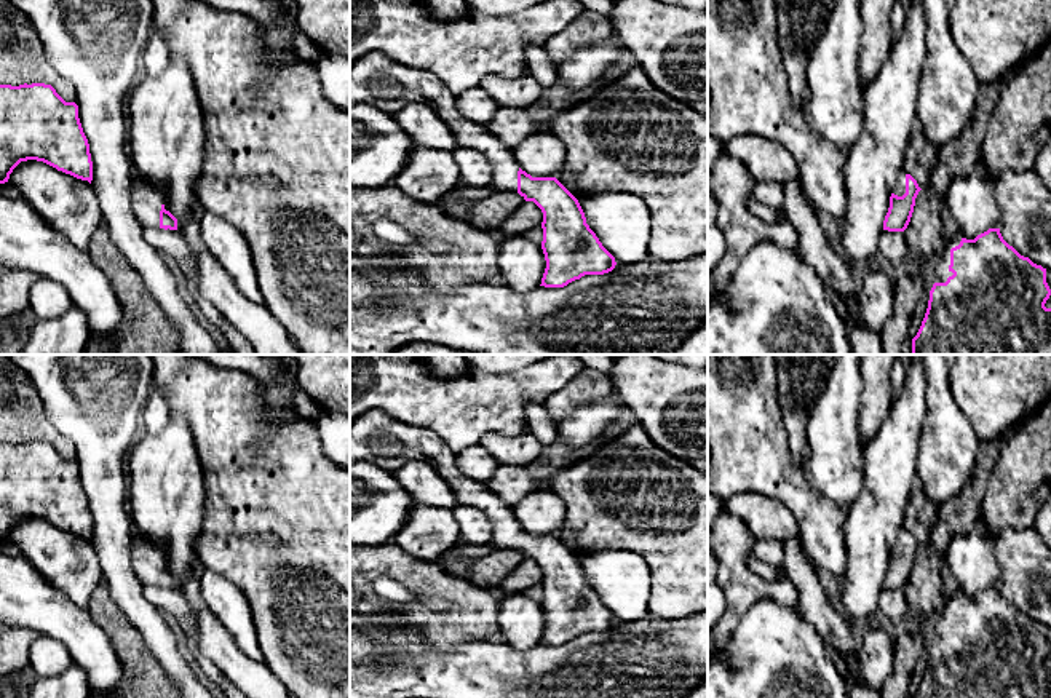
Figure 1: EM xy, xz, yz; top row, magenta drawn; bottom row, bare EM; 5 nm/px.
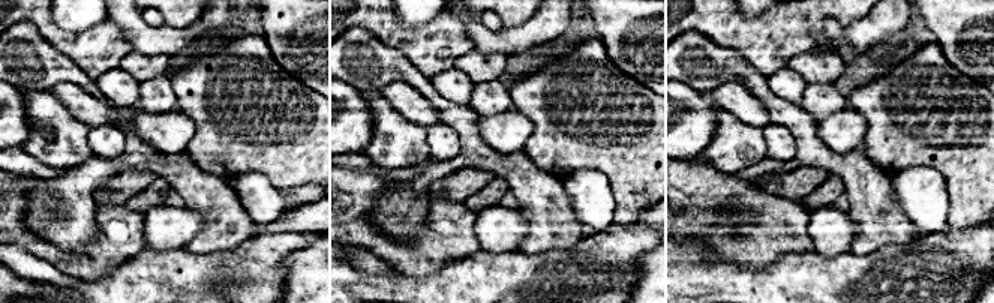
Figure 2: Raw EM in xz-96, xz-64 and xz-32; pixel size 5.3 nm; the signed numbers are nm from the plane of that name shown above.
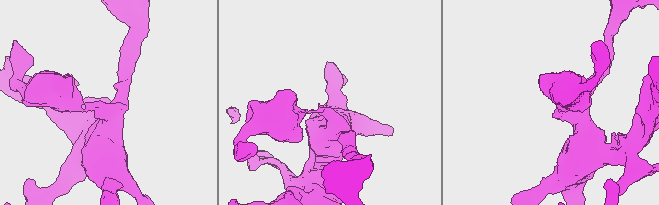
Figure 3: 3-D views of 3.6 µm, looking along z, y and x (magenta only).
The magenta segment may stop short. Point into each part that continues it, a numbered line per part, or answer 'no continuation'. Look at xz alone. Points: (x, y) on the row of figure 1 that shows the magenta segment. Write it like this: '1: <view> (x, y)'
1: xz (377, 80)

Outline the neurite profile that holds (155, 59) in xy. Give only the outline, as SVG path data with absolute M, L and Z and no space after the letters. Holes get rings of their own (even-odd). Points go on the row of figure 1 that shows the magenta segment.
M153 29L142 58L142 73L149 77L160 75L169 65L169 50L165 34Z

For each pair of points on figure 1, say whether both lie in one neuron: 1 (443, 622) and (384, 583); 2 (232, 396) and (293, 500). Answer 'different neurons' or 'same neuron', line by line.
1: same neuron
2: same neuron

